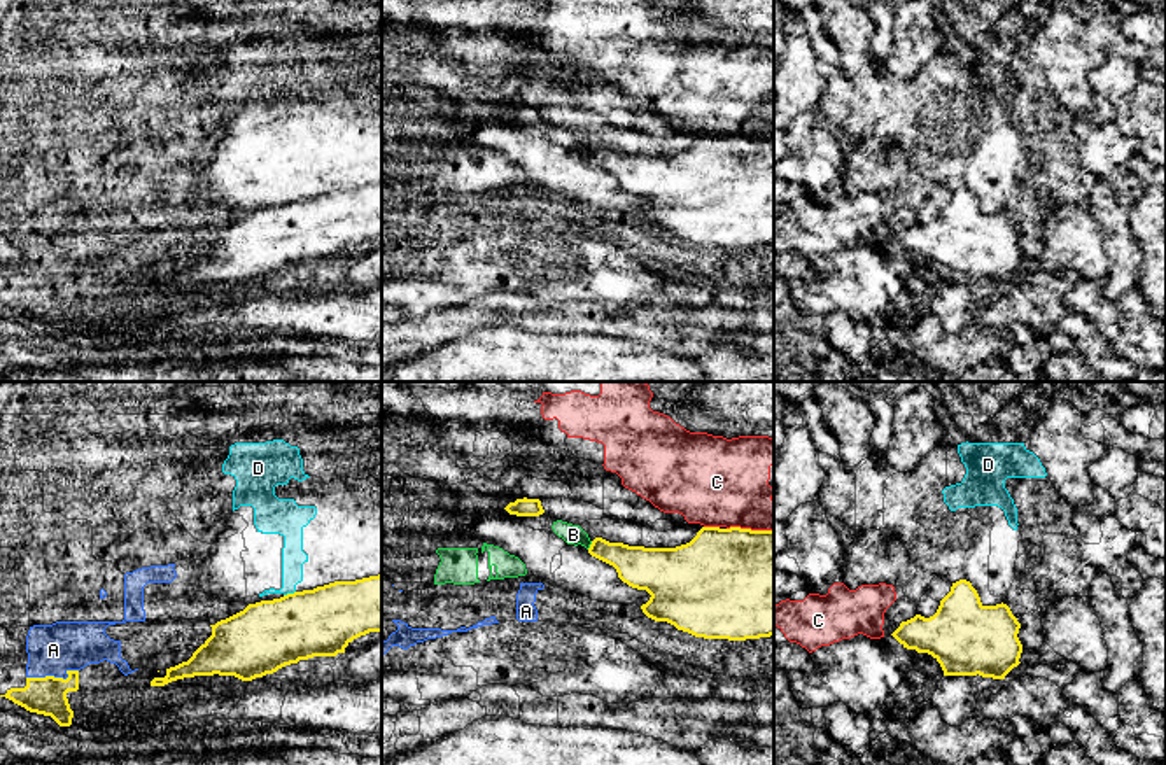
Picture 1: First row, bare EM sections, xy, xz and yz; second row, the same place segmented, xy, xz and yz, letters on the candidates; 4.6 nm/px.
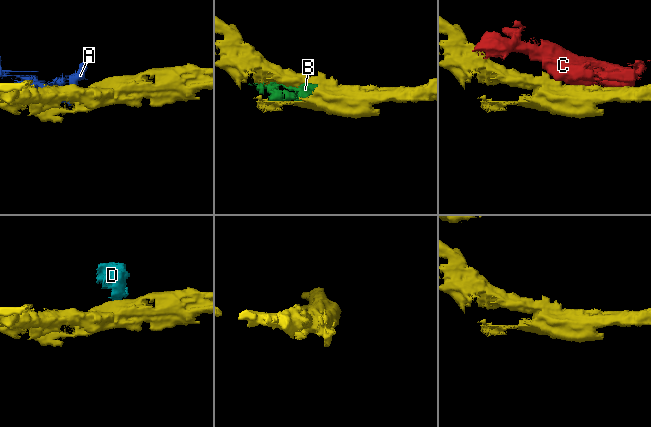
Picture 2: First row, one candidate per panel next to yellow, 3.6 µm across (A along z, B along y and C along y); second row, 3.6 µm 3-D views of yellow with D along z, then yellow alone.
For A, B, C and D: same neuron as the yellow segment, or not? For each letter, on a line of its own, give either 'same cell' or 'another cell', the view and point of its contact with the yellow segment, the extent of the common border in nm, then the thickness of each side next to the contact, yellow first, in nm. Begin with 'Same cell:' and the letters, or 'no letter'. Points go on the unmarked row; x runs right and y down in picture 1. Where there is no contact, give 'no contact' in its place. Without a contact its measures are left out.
Same cell: B
A: another cell; meets yellow in xy at (53, 284); contact 240 nm long; 180 nm thick on the yellow side, 240 nm on the other
B: same cell; meets yellow in xz at (590, 153); contact 50 nm long; 190 nm thick on the yellow side, 100 nm on the other
C: another cell; meets yellow in xz at (711, 135); contact 70 nm long; 480 nm thick on the yellow side, 420 nm on the other
D: another cell; meets yellow in xy at (289, 202); contact 60 nm long; 320 nm thick on the yellow side, 110 nm on the other

